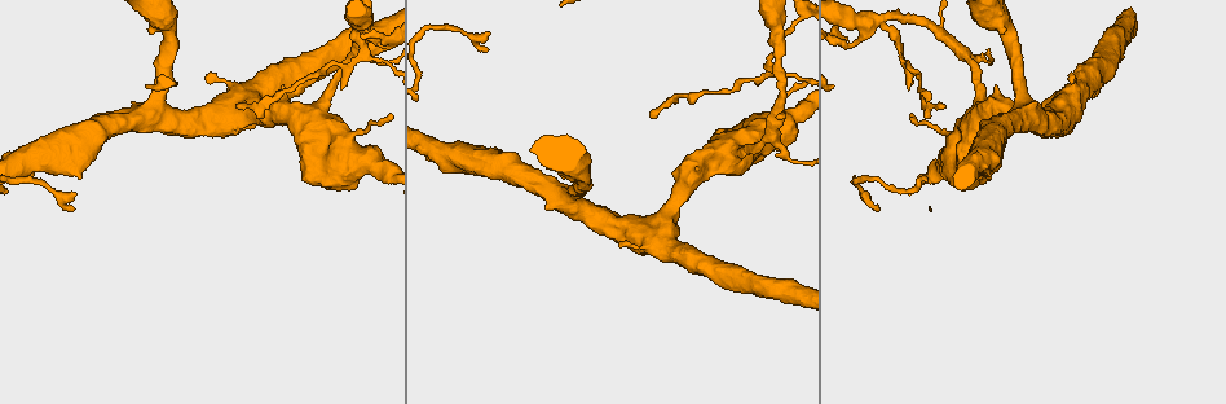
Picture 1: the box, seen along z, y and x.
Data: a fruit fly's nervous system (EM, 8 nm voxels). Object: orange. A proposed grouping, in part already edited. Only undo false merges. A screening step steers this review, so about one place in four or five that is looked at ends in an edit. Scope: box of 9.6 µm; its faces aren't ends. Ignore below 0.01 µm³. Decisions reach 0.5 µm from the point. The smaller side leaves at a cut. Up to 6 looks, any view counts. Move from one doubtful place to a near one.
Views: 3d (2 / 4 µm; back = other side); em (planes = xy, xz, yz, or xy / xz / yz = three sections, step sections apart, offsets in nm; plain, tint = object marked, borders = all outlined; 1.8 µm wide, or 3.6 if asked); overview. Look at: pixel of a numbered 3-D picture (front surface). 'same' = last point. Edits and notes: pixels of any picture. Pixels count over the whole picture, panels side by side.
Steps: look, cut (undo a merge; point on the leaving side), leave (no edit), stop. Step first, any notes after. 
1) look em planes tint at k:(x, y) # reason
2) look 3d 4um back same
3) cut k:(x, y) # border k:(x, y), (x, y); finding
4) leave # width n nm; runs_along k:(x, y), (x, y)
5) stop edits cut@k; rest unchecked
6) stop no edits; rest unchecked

look 3d 4um at 1:(326, 153) # calibre changes

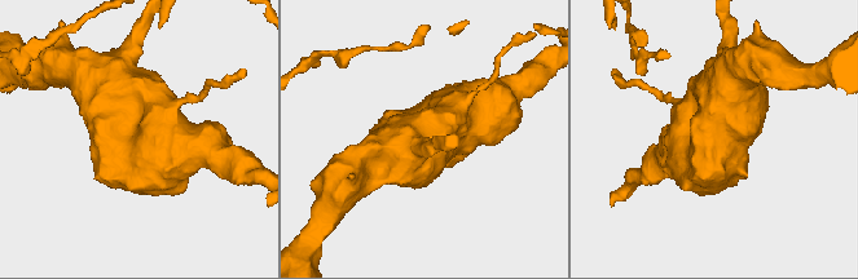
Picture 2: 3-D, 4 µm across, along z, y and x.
look em 3.6um planes plain at 2:(139, 129) # shape alone is not enough

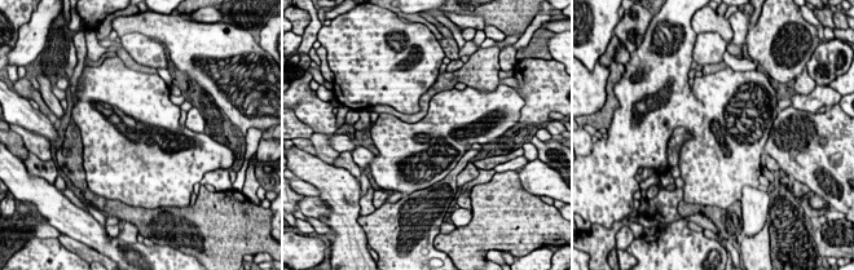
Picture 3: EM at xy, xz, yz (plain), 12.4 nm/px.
look em 3.6um planes tint same

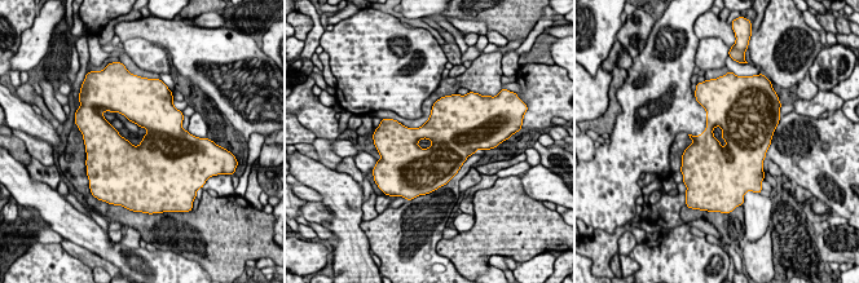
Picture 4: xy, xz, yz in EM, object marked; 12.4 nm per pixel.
leave # width 320 nm; all the same neuron

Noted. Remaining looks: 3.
look em 3.6um planes tint at 1:(661, 221)

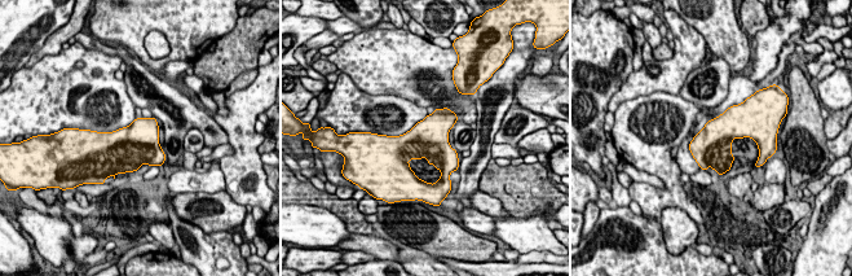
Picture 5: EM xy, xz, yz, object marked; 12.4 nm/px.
leave # one neuron here

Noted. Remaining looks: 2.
look em planes plain at 1:(966, 54) # three arms meet

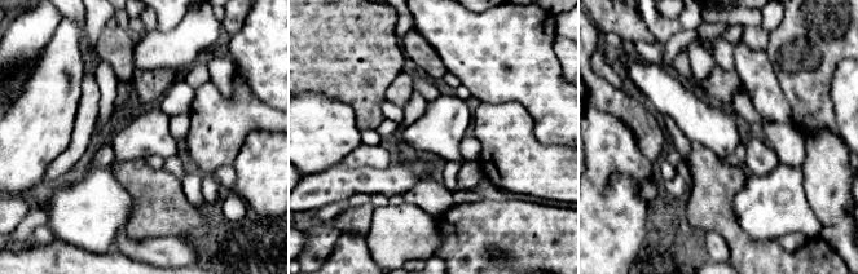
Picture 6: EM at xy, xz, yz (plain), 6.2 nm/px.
look em planes borders same # see the neighbours

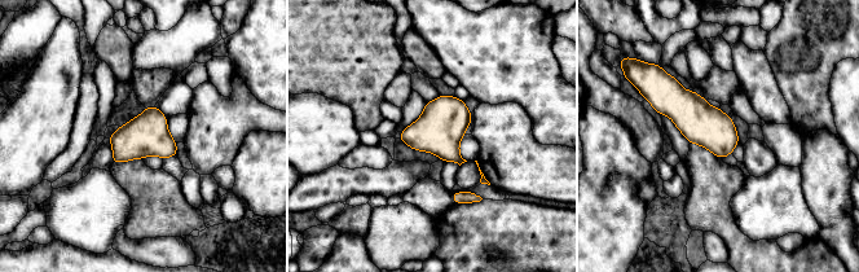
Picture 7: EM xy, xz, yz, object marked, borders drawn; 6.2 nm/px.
leave # all the same neuron

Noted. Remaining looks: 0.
stop no edits; rest unchecked

